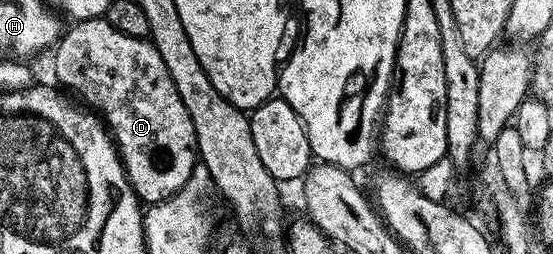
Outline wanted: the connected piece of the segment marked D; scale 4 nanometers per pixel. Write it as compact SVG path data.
M103 17L76 21L70 27L53 49L58 84L80 93L101 115L140 202L156 205L181 191L197 162L195 132L193 119L185 111L173 79L169 79L169 71L165 71L161 55L150 40L121 35Z

